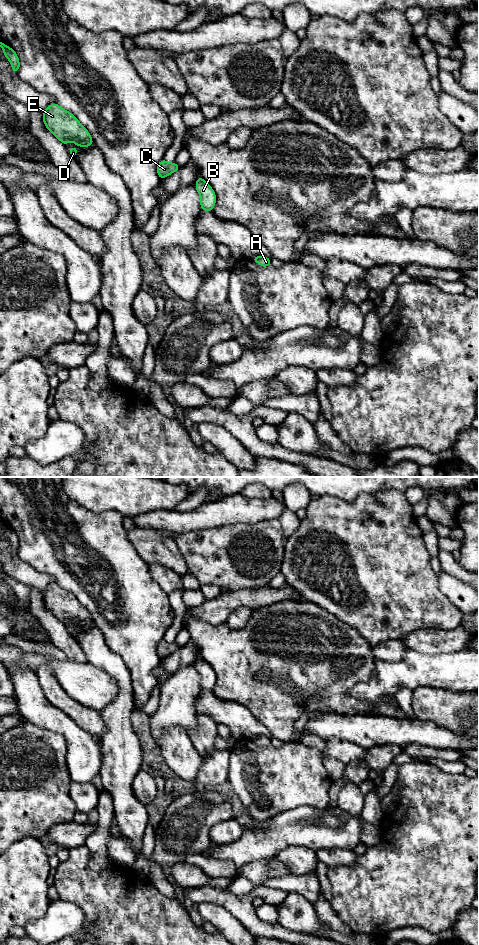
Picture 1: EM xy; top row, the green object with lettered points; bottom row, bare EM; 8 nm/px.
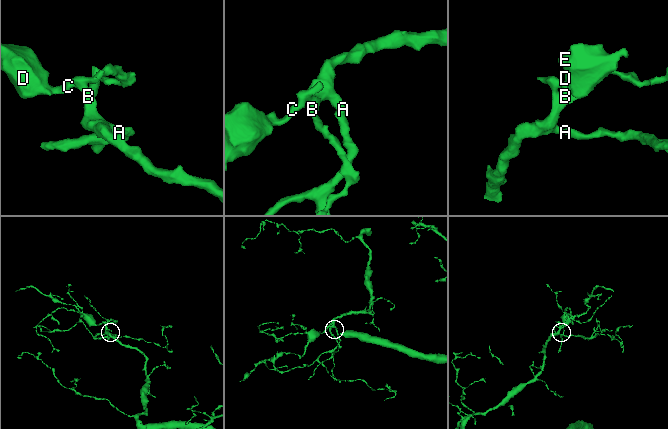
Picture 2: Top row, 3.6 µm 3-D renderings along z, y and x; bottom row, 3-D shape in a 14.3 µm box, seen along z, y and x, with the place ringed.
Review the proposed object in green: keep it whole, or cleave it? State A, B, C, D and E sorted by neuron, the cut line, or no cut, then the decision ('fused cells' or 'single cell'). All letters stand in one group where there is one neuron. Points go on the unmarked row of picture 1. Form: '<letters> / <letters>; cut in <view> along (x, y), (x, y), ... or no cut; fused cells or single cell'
A B C D E; no cut; single cell

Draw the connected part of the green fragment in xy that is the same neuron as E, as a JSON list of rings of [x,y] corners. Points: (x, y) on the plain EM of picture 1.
[[[57,583],[50,584],[42,591],[42,595],[46,608],[66,627],[69,620],[81,627],[89,627],[94,624],[90,613],[78,599]]]

